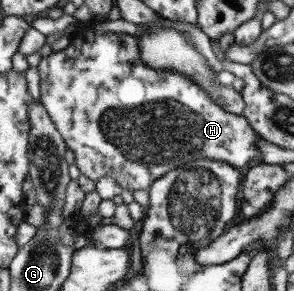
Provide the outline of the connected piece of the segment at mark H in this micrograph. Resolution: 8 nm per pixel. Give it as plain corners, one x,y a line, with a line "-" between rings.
77,25
64,50
44,56
39,64
40,99
55,127
63,134
80,173
95,181
113,177
129,192
149,191
154,183
177,167
199,158
231,163
234,168
259,157
257,134
241,114
225,111
189,74
169,68
157,70
143,62
141,39
128,33

